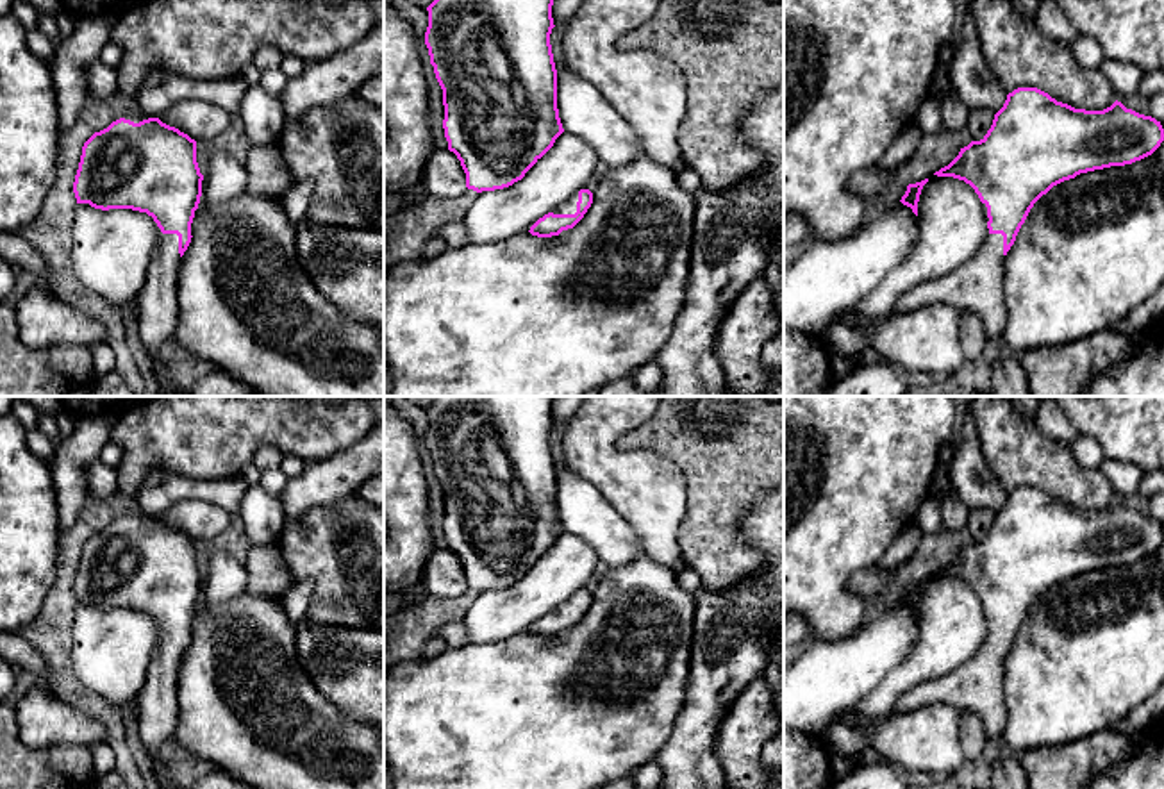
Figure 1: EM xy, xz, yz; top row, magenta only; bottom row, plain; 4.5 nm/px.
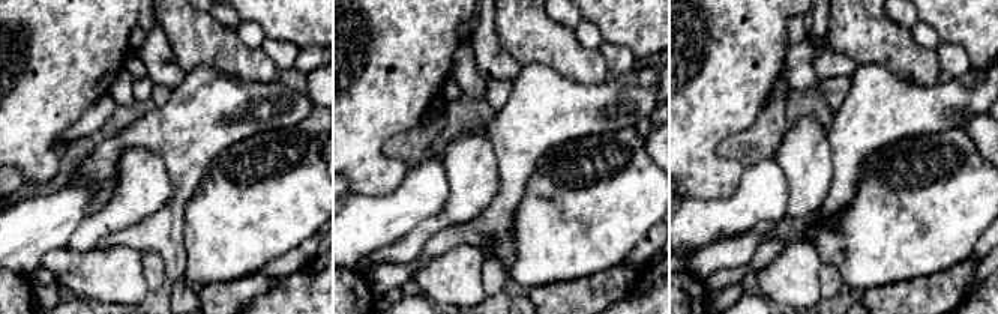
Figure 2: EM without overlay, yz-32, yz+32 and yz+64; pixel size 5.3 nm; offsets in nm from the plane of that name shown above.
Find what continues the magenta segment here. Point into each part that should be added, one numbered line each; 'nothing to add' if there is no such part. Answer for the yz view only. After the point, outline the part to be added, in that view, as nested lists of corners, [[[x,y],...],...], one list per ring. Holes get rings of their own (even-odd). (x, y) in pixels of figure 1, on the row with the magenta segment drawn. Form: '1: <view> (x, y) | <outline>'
1: yz (977, 286) | [[[989,234],[969,262],[944,278],[909,289],[898,298],[894,312],[914,311],[928,303],[948,303],[959,311],[977,312],[996,353],[993,393],[996,396],[1032,396],[1019,359],[1007,353],[1000,343],[1007,321],[1003,273],[1003,236]]]

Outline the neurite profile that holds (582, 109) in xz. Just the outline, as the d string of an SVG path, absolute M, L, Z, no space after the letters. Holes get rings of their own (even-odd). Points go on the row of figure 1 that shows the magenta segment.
M566 66L557 70L557 109L564 132L591 145L605 170L616 170L646 155L630 123L593 84Z

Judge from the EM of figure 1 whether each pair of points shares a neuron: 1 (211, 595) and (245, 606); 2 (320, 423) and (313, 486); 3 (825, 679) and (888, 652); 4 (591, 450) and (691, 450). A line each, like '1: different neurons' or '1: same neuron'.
1: different neurons
2: different neurons
3: same neuron
4: different neurons

